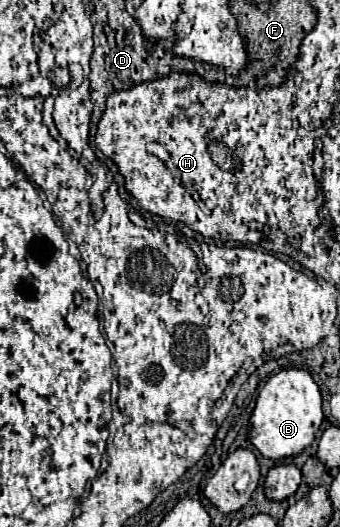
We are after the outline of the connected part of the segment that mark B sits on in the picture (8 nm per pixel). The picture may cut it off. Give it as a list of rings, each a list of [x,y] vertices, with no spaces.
[[[285,369],[265,383],[249,419],[249,439],[265,459],[287,459],[299,455],[315,441],[323,421],[321,391],[313,377],[303,369]]]

